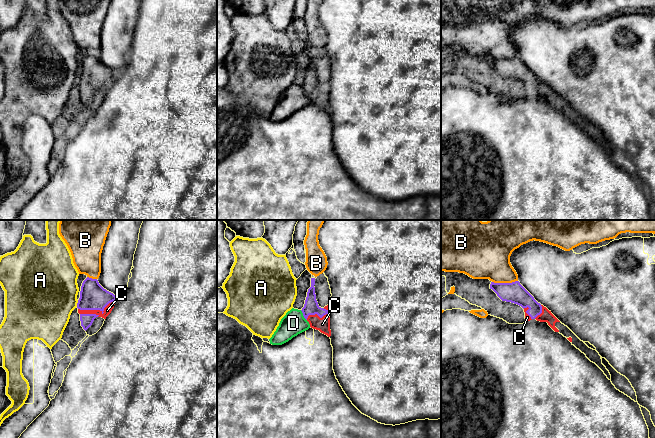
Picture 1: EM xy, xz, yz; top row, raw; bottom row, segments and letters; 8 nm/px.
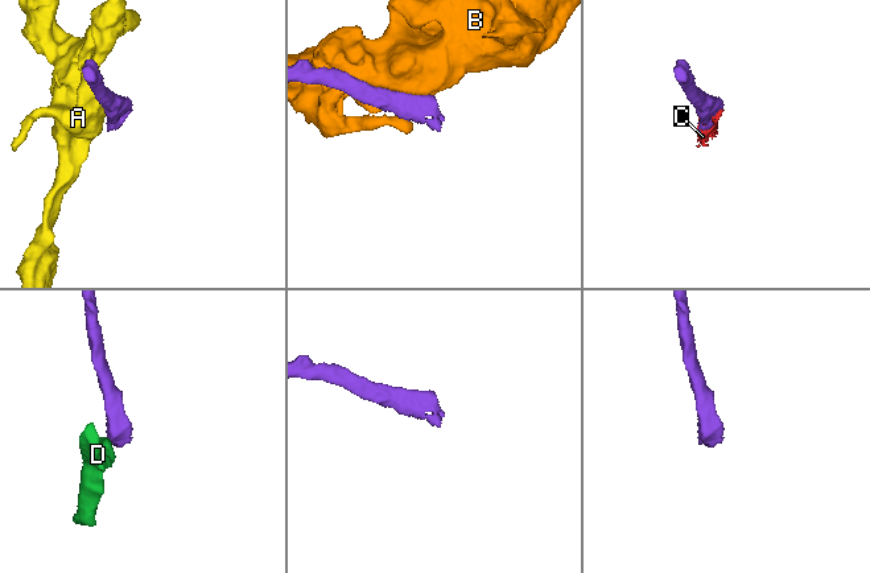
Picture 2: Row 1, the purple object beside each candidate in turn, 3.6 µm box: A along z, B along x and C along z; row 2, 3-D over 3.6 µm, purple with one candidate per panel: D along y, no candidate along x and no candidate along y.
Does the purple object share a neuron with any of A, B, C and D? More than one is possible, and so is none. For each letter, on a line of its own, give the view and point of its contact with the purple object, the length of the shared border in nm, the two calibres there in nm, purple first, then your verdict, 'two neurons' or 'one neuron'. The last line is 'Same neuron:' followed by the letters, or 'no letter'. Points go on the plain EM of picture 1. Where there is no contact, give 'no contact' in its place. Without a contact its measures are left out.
A: contact xy (77, 79); length 60 nm; calibres 220 and 480 nm; two neurons
B: contact yz (504, 59); length 200 nm; calibres 170 and 360 nm; two neurons
C: contact xy (97, 85); length 320 nm; calibres 220 and 60 nm; one neuron
D: contact xz (303, 91); length 100 nm; calibres 120 and 190 nm; two neurons
Same neuron: C

